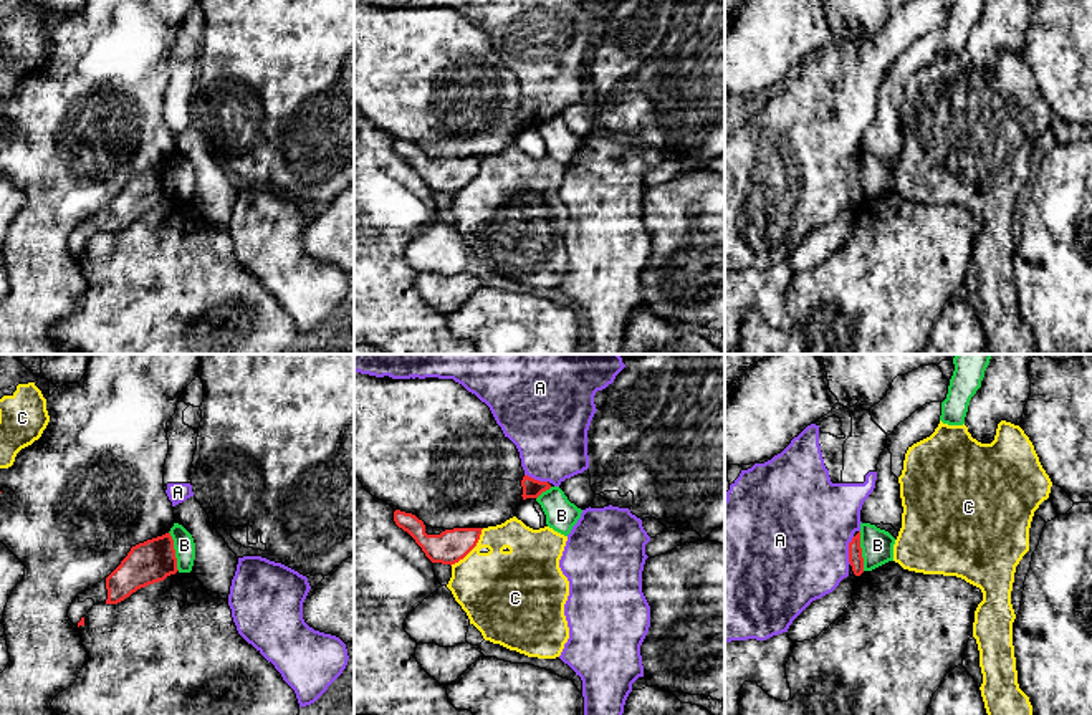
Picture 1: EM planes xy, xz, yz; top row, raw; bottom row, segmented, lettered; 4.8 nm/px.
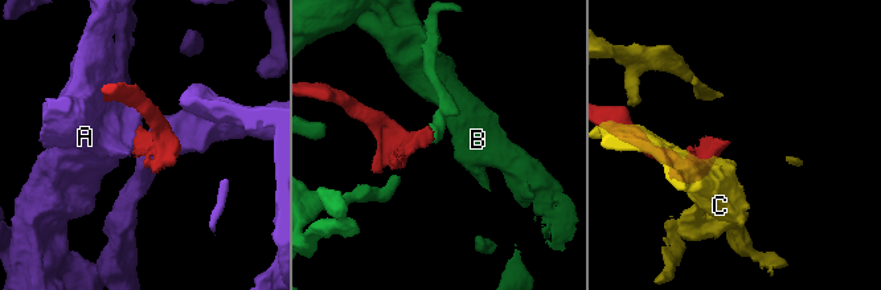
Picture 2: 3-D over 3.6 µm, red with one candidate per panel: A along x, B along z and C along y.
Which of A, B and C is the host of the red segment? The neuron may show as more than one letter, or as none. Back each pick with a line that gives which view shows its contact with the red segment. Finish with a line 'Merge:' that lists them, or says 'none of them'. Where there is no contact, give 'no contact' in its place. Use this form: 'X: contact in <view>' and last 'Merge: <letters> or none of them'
A: contact in yz
Merge: A

